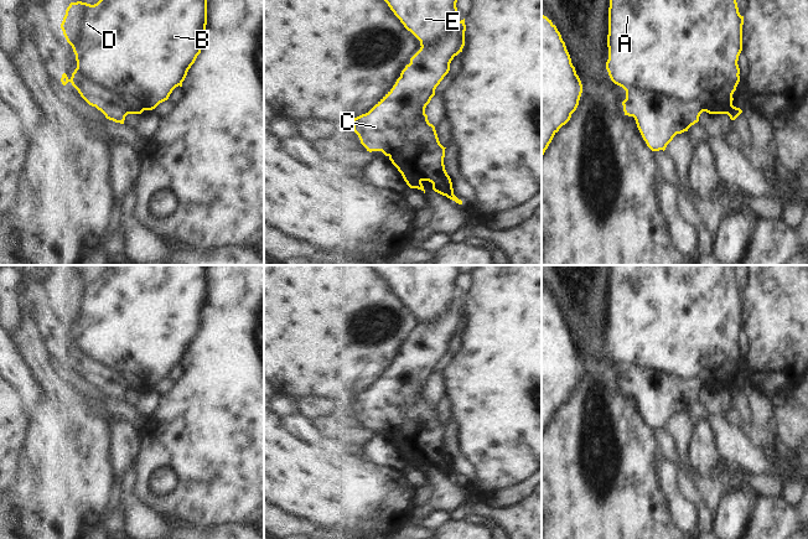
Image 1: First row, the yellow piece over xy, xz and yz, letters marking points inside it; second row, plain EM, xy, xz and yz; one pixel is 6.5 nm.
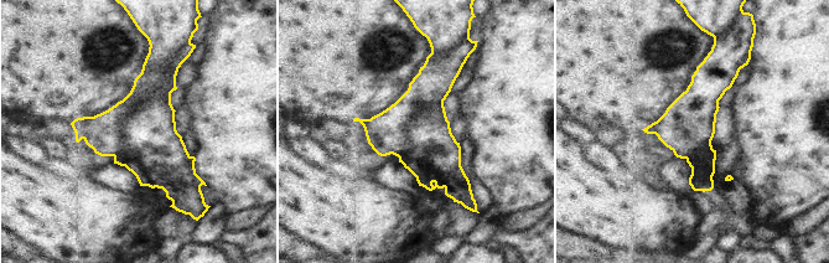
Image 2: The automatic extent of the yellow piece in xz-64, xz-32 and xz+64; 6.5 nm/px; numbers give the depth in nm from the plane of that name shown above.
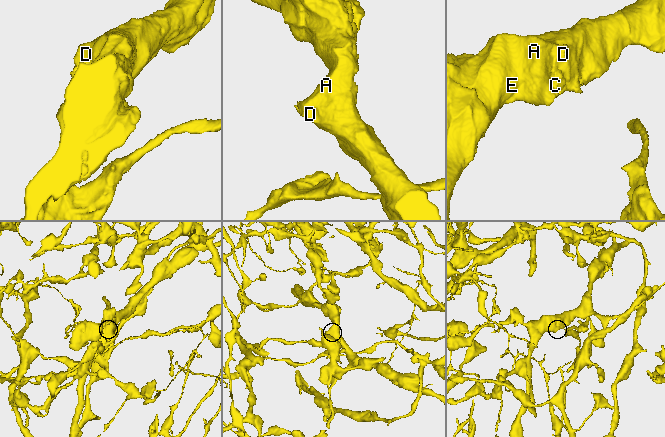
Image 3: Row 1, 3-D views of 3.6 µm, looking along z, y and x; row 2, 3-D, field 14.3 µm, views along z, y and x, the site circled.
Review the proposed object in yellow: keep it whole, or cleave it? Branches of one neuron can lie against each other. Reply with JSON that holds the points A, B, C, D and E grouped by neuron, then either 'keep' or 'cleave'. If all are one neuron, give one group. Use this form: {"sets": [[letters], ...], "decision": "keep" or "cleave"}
{"sets": [["A", "B", "D", "E"], ["C"]], "decision": "cleave"}

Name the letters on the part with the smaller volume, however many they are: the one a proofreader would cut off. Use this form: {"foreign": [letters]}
{"foreign": ["A", "B", "D", "E"]}

